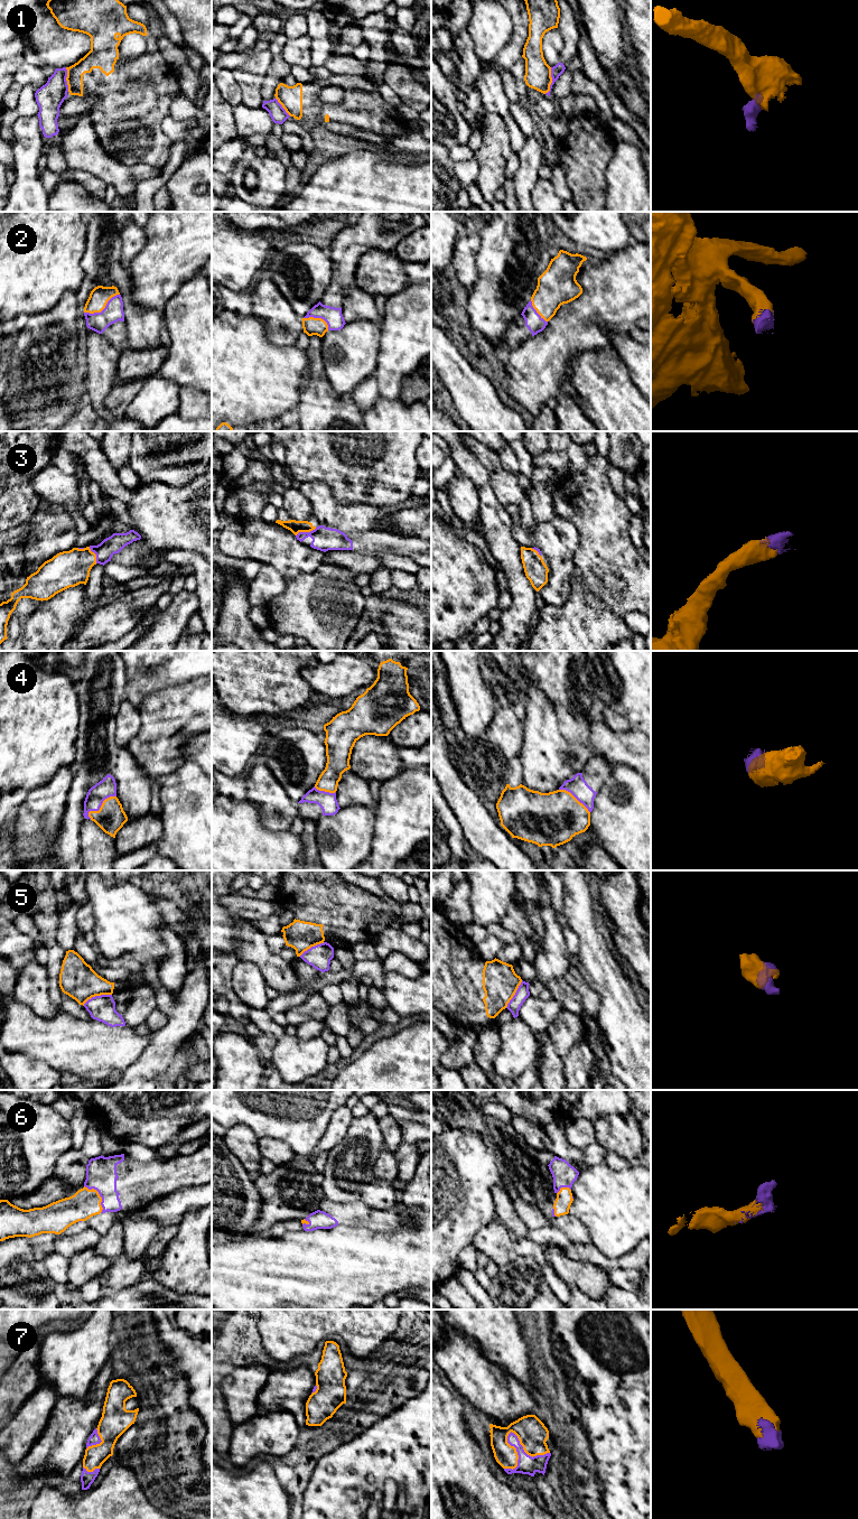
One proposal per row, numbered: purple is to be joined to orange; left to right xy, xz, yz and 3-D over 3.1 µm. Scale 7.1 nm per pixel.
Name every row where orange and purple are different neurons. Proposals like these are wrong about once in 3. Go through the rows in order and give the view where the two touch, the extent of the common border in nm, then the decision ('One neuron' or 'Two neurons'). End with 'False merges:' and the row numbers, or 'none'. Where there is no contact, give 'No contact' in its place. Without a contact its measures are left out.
1: Touches orange in yz. Shared border 200 nm. Two neurons
2: Touches orange in xy. Shared border 300 nm. One neuron
3: Touches orange in xz. Shared border 160 nm. One neuron
4: Touches orange in xy. Shared border 260 nm. One neuron
5: Touches orange in xy. Shared border 220 nm. Two neurons
6: Touches orange in xy. Shared border 240 nm. One neuron
7: Touches orange in yz. Shared border 340 nm. One neuron
False merges: 1, 5

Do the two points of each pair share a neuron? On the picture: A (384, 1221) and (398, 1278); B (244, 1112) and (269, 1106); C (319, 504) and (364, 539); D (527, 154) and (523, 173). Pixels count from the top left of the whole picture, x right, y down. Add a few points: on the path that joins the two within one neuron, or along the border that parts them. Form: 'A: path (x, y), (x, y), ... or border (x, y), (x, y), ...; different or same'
A: border (402, 1210), (397, 1231), (361, 1226); different
B: path (250, 1107), (263, 1106); same
C: border (328, 527), (336, 528), (345, 533), (374, 530); different
D: path (527, 158), (525, 168); same

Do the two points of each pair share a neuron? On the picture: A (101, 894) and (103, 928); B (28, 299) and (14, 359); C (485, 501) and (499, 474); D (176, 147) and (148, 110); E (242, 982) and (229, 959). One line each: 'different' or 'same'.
A: same
B: different
C: different
D: different
E: different

